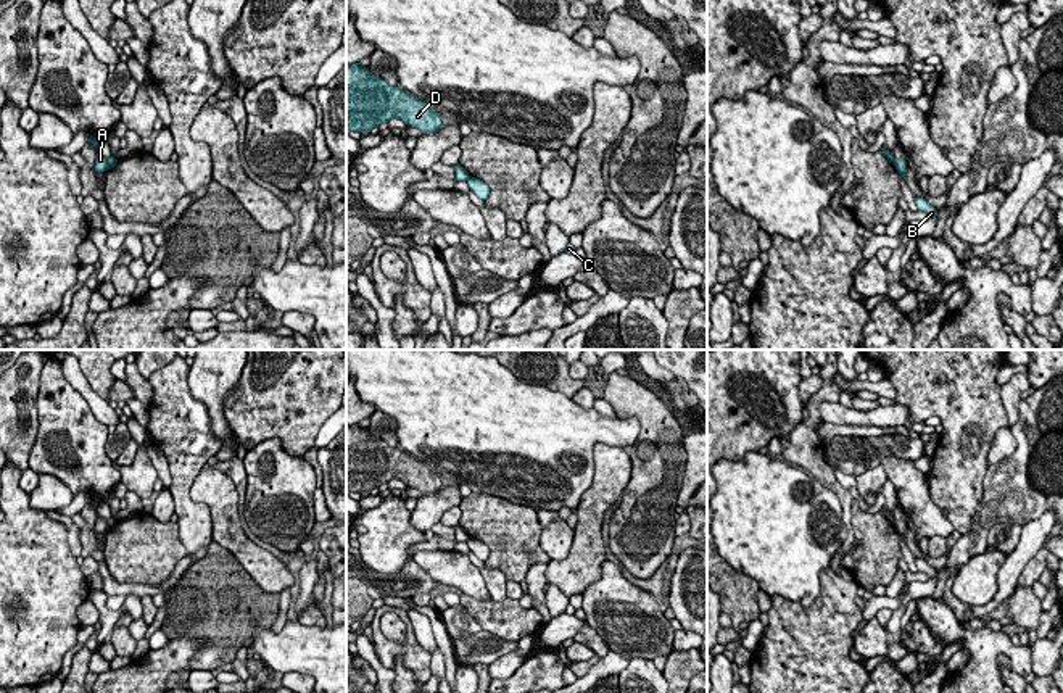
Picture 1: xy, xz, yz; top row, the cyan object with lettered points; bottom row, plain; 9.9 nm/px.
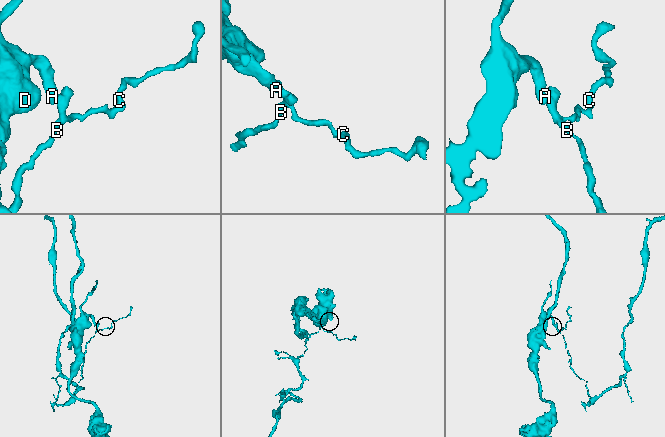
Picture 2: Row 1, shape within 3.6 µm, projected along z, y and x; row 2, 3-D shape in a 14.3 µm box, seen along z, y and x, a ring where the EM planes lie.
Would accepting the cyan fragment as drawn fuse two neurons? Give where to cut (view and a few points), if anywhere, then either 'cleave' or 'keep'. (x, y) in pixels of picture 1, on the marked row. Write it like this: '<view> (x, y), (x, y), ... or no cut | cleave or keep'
xz (469, 176), (466, 179) | cleave

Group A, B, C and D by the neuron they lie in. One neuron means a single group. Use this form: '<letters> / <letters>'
A D / B C

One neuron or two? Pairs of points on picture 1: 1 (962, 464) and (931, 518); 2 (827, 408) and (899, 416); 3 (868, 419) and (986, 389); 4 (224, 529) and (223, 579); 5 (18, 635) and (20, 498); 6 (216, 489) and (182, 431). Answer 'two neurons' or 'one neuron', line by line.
1: two neurons
2: one neuron
3: two neurons
4: two neurons
5: one neuron
6: two neurons

